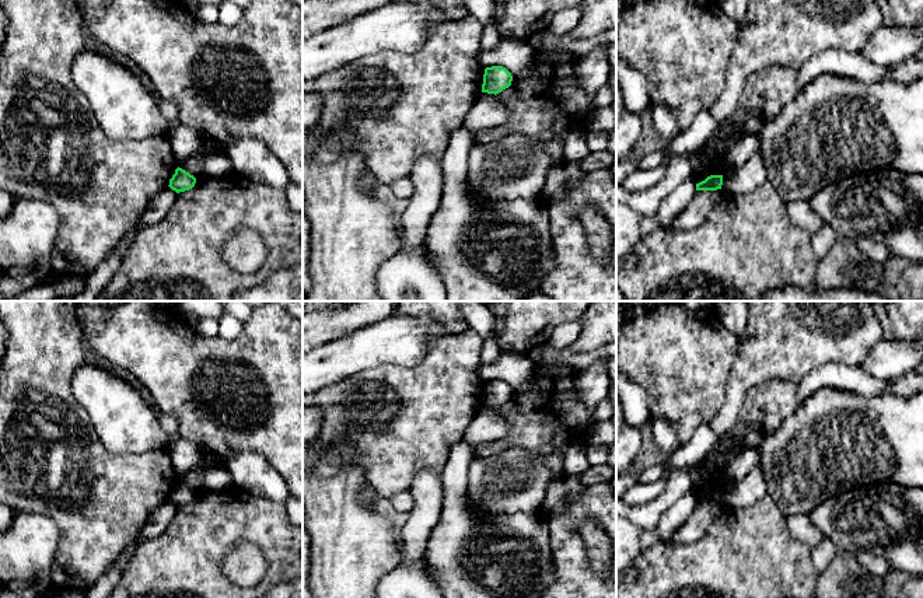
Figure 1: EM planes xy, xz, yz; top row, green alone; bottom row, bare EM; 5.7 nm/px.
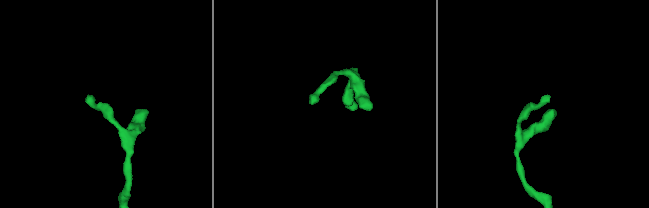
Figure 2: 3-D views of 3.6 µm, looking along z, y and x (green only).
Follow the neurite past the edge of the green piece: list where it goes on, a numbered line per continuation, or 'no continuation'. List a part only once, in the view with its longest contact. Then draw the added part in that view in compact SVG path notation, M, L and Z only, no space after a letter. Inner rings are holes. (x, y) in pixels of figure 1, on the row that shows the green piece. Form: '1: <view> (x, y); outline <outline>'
no continuation

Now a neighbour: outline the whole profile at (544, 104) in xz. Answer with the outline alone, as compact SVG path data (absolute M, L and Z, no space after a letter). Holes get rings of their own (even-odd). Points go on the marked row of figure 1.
M557 49L538 50L531 69L513 77L511 85L496 94L508 112L507 120L473 137L489 143L518 133L539 143L556 164L564 164L563 143L571 130L584 130L595 94L571 81L578 56Z

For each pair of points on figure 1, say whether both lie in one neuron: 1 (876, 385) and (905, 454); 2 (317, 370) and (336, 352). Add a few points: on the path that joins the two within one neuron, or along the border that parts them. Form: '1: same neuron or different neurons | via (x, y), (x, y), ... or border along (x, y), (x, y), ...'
1: different neurons | border along (848, 390), (862, 395), (885, 394)
2: same neuron | via (321, 367), (332, 356)

